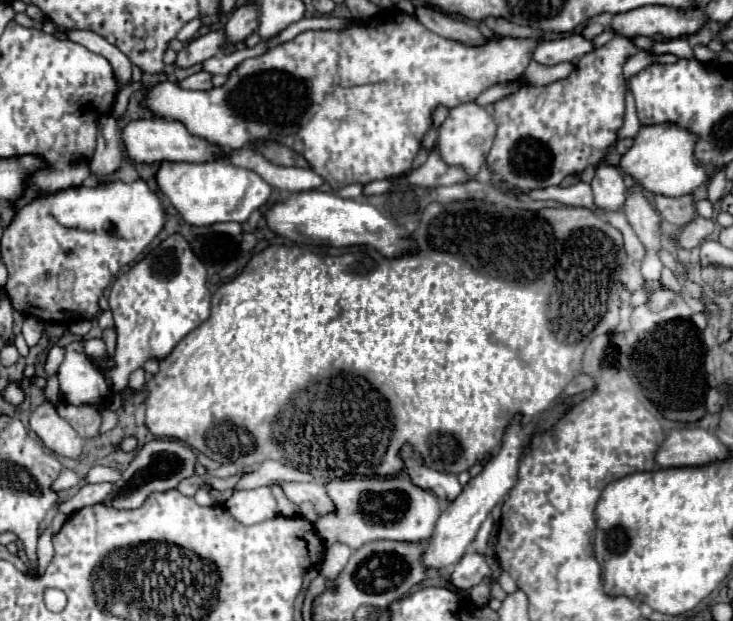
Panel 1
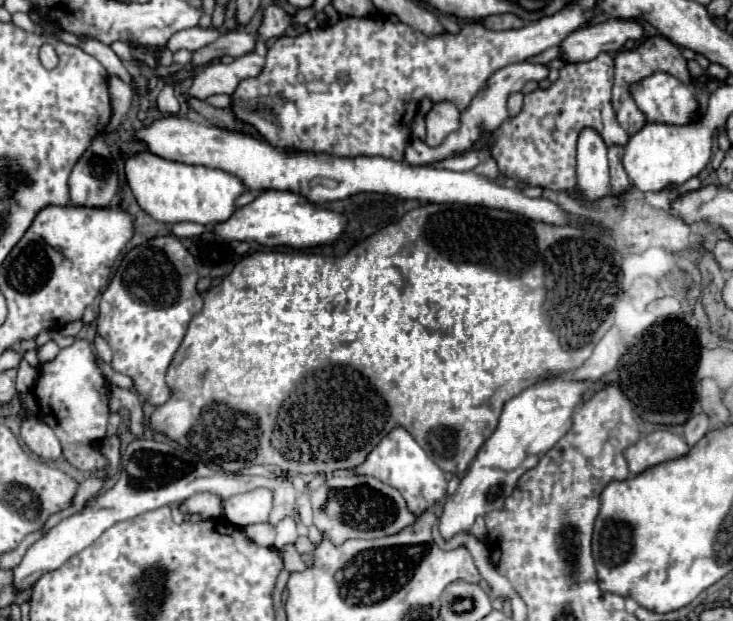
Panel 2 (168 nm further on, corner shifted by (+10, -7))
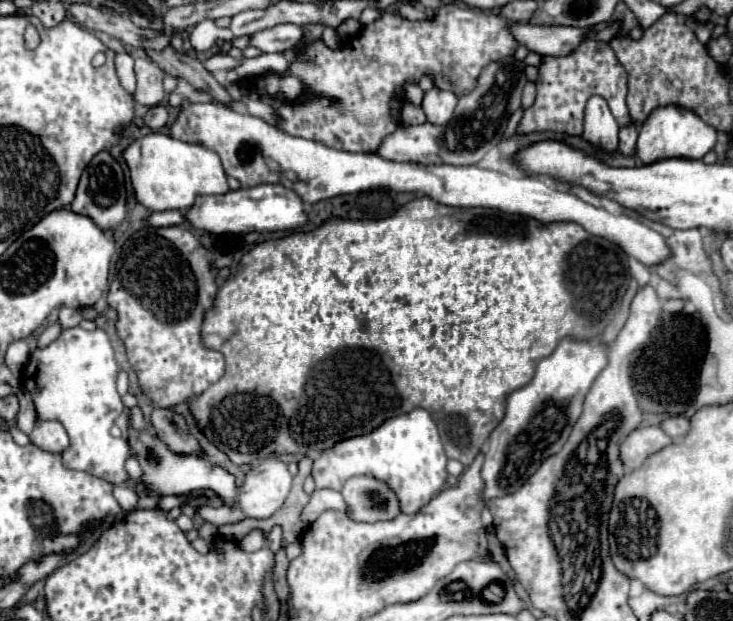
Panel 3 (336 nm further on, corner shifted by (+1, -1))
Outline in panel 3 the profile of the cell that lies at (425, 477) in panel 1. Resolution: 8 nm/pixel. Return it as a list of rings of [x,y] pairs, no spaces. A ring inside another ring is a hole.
[[[415,408],[409,414],[389,418],[373,434],[361,438],[349,438],[341,446],[333,446],[313,462],[311,470],[317,488],[341,490],[343,482],[351,476],[375,476],[389,482],[401,498],[401,510],[415,514],[433,496],[437,496],[447,484],[447,456],[437,432],[437,426],[427,410]]]

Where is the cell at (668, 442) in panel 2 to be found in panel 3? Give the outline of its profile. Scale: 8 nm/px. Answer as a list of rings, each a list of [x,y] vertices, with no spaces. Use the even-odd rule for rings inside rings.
[[[645,426],[633,430],[633,434],[629,434],[621,444],[621,460],[625,464],[625,470],[629,472],[639,468],[651,454],[663,450],[673,442],[675,440],[661,426]]]

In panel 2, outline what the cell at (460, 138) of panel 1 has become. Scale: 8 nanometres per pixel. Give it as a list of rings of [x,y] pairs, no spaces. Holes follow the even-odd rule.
[[[440,102],[434,104],[426,114],[426,144],[438,146],[450,132],[460,126],[460,110],[454,104]]]

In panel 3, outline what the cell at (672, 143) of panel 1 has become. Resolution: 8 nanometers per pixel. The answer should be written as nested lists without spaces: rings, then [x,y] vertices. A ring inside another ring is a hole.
[[[663,106],[653,110],[653,114],[643,122],[639,140],[637,140],[637,156],[643,164],[653,164],[667,158],[685,158],[685,160],[701,160],[707,152],[713,150],[717,142],[717,130],[705,124],[691,110],[681,110],[681,106]]]

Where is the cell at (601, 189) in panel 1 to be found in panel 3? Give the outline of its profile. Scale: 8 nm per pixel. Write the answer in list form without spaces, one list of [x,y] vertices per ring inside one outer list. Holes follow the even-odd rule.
[[[599,96],[589,98],[585,108],[585,132],[583,138],[605,152],[615,152],[619,144],[619,126],[607,106]]]

